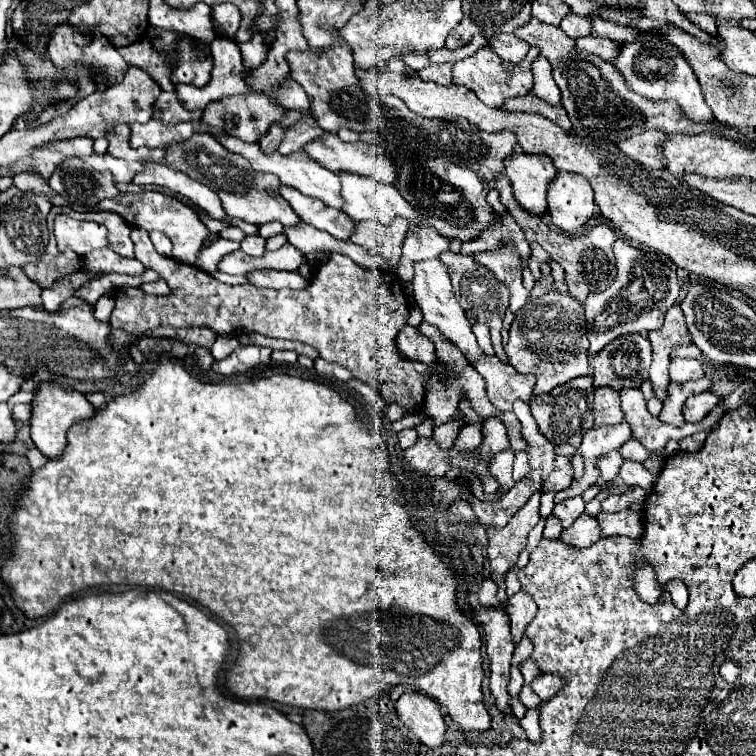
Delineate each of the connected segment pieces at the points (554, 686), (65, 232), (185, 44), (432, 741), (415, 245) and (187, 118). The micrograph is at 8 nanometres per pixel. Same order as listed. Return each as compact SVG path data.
M539 674L539 676L531 682L533 692L535 692L543 702L551 700L561 686L563 686L563 680L557 678L557 676L553 676L553 674Z
M69 216L55 218L55 238L59 250L71 248L79 256L85 256L91 250L107 248L109 230L97 222L81 222Z
M151 26L149 30L153 48L169 58L173 84L181 82L191 84L195 88L203 88L209 82L213 70L213 56L203 50L197 52L193 38L157 26Z
M405 692L397 700L397 716L401 722L429 748L439 748L445 742L447 724L439 712L439 704L419 692Z
M429 226L409 228L403 244L403 258L401 258L401 264L397 266L397 276L403 282L411 282L409 270L413 268L413 262L439 258L439 254L447 250L447 244L449 240L441 236L435 228L429 228Z
M161 92L159 98L155 100L153 108L153 120L159 120L161 124L179 124L179 122L193 122L201 118L201 112L187 112L175 92Z

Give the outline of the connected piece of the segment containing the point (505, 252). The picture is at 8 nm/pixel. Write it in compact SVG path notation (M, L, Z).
M503 246L503 248L491 250L487 254L481 252L475 256L475 262L489 268L489 272L493 272L495 278L509 288L509 292L511 292L509 310L511 312L517 312L519 308L523 308L527 304L529 290L521 282L521 262L519 262L515 248Z

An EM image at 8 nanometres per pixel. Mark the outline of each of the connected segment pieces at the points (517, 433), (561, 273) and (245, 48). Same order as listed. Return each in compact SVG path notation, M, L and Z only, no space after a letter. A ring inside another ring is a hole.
M507 410L507 412L503 412L501 422L507 428L507 438L509 438L509 444L511 444L509 450L525 450L527 444L521 440L521 422L517 420L517 416L511 410Z
M551 262L551 270L553 270L555 288L557 288L561 294L569 294L569 288L567 288L567 284L565 284L565 270L563 270L557 262Z
M253 32L253 38L249 42L243 42L239 44L241 48L241 56L243 56L243 66L245 68L257 68L261 66L267 56L269 56L269 50L273 46L273 34L269 32Z

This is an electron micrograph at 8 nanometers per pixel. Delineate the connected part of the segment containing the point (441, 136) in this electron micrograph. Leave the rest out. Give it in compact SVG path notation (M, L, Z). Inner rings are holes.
M347 44L327 50L307 50L307 52L289 52L287 62L291 66L291 76L299 82L309 96L313 96L311 112L319 126L327 132L337 132L339 128L349 128L357 134L361 132L379 132L387 142L403 146L405 150L421 152L429 158L443 158L451 164L471 168L481 174L483 180L493 180L495 174L503 172L503 160L509 156L517 142L511 132L485 134L473 128L465 118L457 120L439 120L423 118L411 112L403 100L397 96L373 96L361 90L359 78L355 74L353 56ZM323 52L323 56L317 56Z

